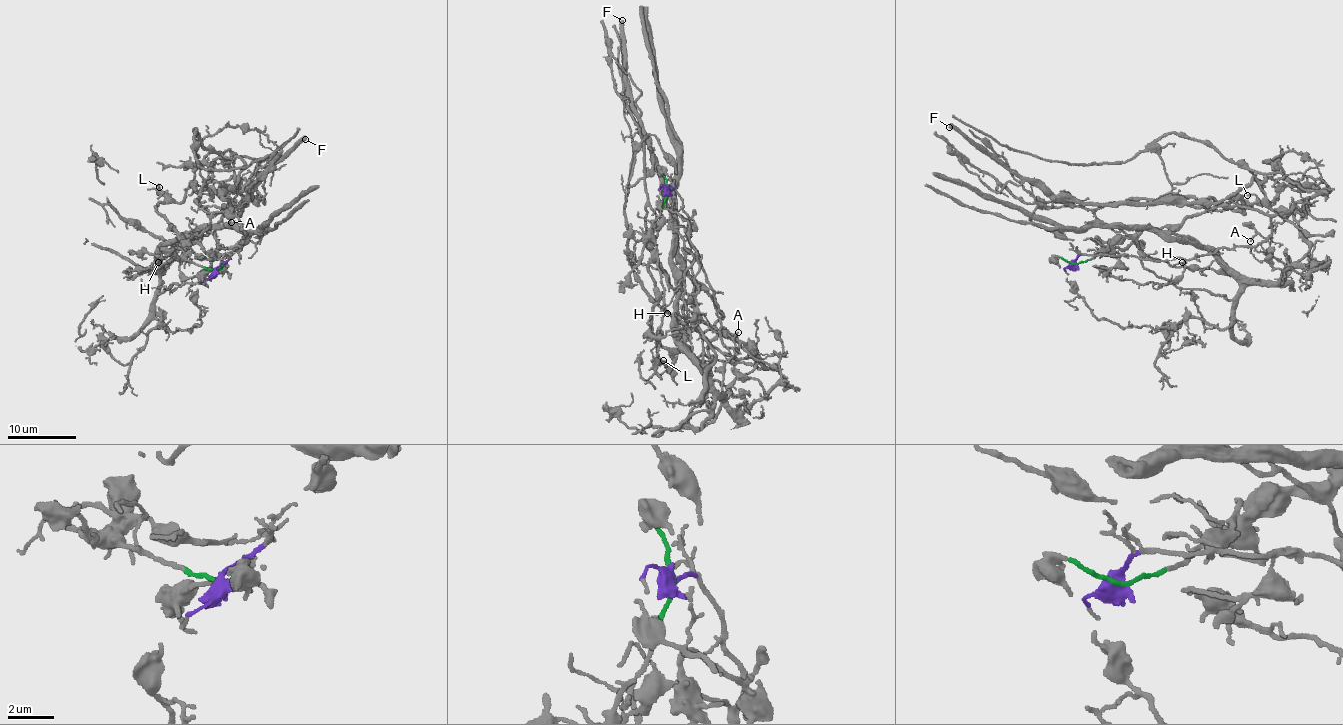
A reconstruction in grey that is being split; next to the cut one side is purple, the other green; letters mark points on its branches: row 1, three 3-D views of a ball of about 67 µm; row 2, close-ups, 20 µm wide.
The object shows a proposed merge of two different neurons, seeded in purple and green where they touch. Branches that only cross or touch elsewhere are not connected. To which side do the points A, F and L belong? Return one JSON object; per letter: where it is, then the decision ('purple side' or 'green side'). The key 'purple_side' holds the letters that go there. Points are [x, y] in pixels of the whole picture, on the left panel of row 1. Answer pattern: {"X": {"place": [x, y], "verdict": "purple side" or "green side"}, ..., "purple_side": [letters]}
{"A": {"place": [231, 222], "verdict": "purple side"}, "F": {"place": [305, 139], "verdict": "green side"}, "L": {"place": [159, 187], "verdict": "green side"}, "purple_side": ["A"]}

